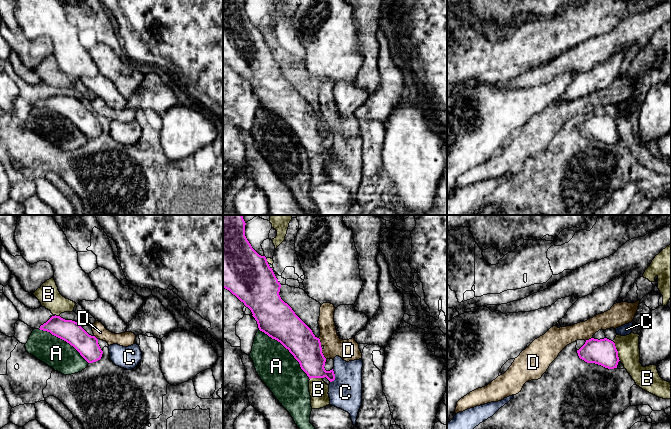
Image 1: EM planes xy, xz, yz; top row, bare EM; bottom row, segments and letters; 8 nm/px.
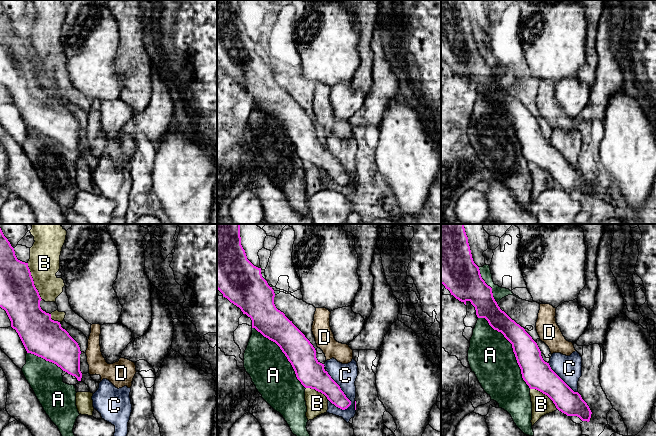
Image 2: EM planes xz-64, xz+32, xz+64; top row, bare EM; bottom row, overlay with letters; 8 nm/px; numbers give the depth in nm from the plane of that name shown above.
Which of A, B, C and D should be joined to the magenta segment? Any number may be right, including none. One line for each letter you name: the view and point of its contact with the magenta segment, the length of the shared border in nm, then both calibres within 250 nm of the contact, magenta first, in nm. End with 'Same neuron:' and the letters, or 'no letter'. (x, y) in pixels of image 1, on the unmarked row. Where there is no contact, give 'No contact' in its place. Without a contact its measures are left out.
Same neuron: no letter

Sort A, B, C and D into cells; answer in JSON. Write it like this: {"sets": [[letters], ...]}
{"sets": [["A"], ["B"], ["C"], ["D"]]}

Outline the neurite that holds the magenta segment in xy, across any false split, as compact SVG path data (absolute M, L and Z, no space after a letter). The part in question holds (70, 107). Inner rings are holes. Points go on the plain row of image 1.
M55 91L41 101L39 105L50 108L69 119L88 139L96 138L102 133L103 127L98 120L98 115L89 111L75 97L65 96Z

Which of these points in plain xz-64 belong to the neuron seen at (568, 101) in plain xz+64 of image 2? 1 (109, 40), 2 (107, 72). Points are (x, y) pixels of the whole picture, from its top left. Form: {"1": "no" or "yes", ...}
{"1": "yes", "2": "yes"}

